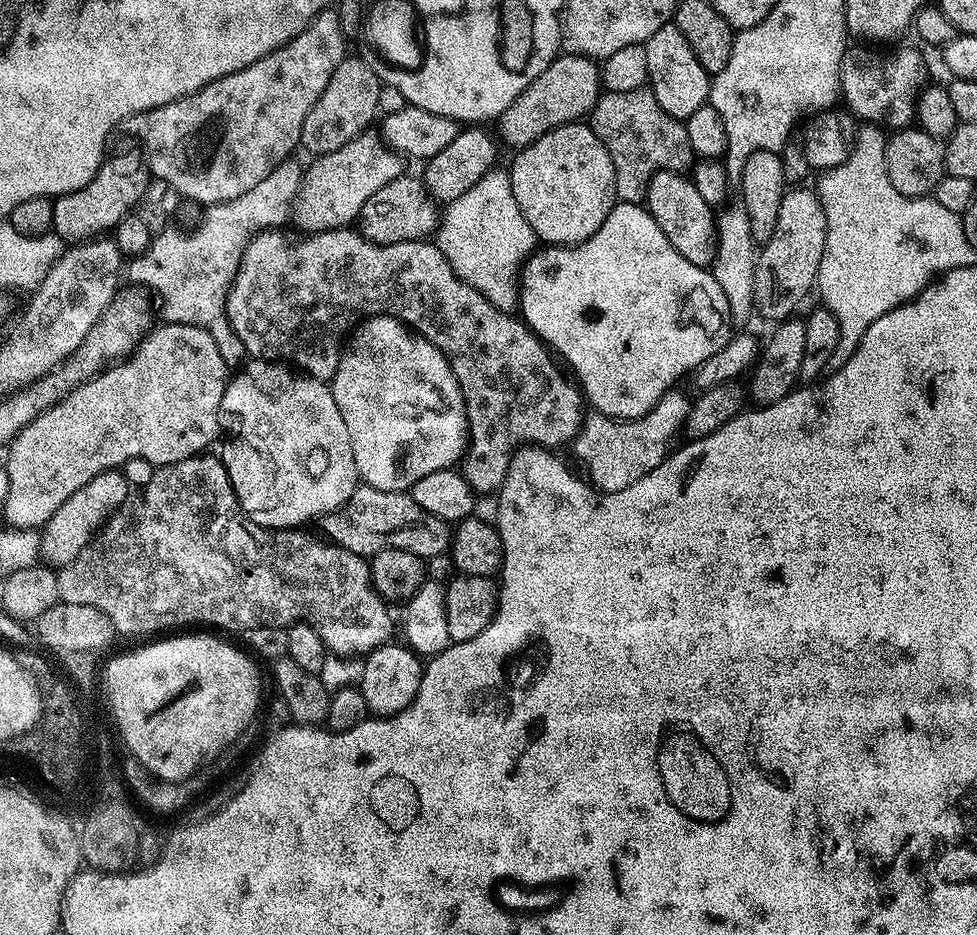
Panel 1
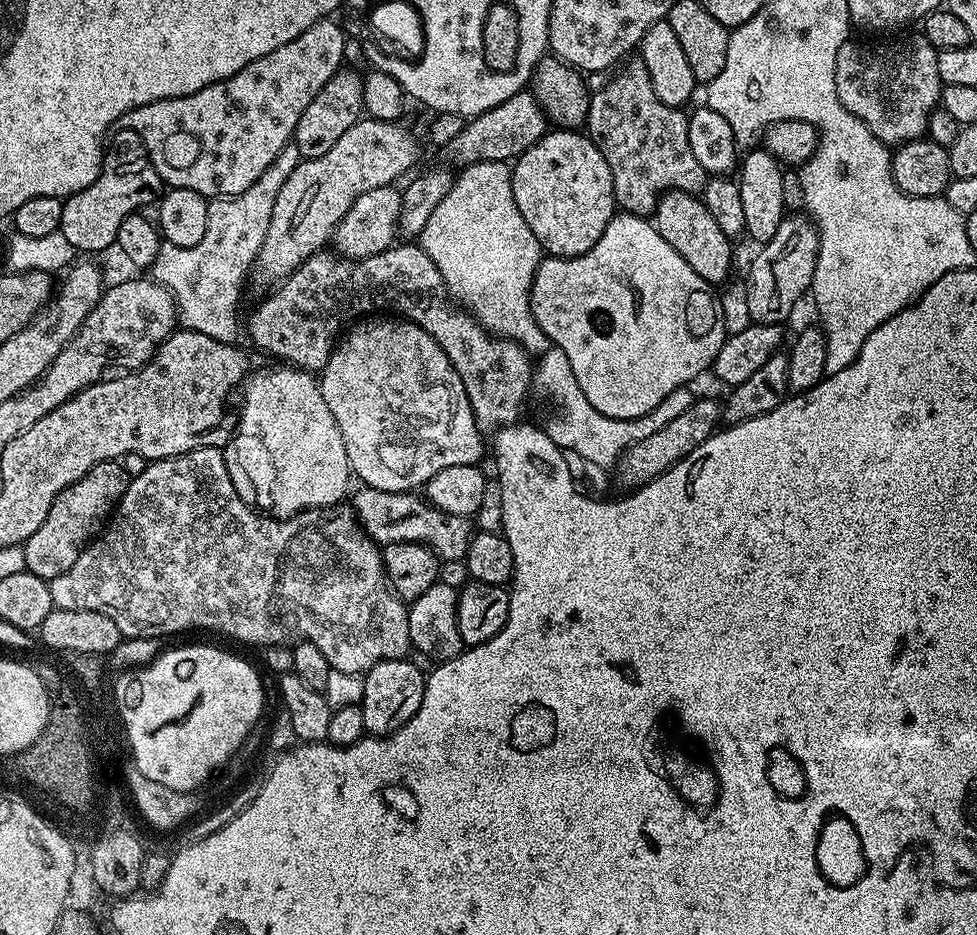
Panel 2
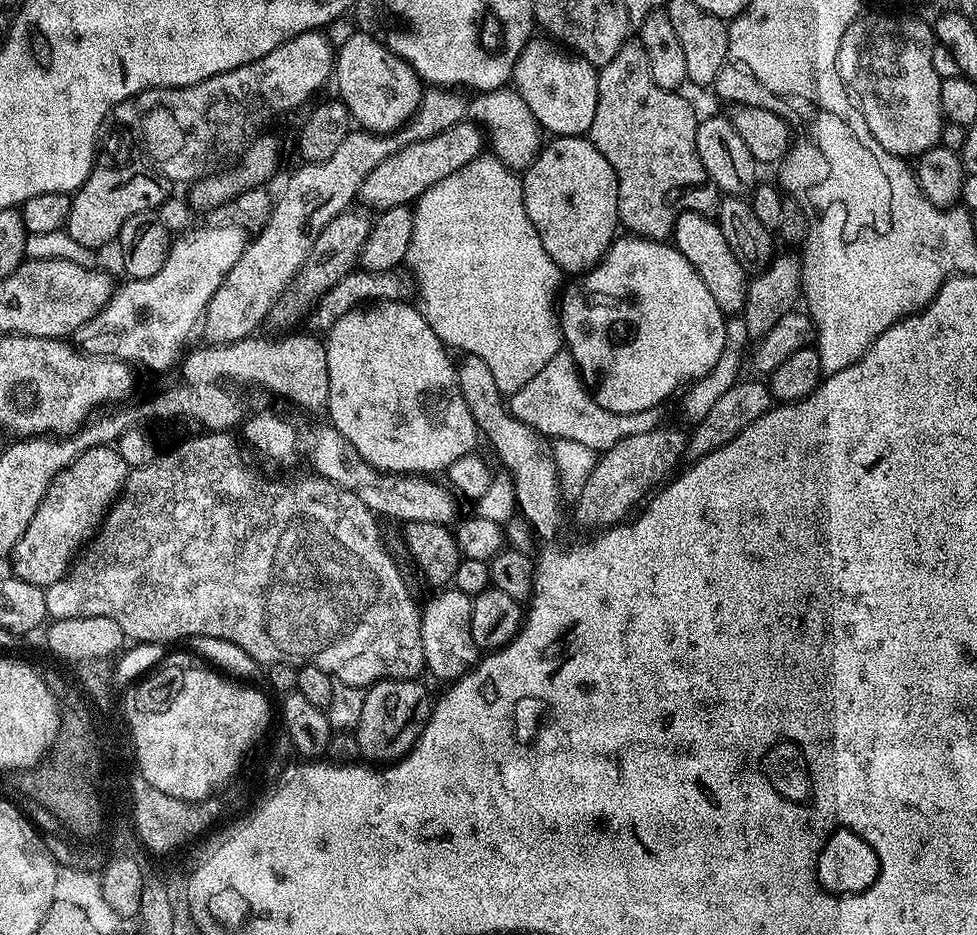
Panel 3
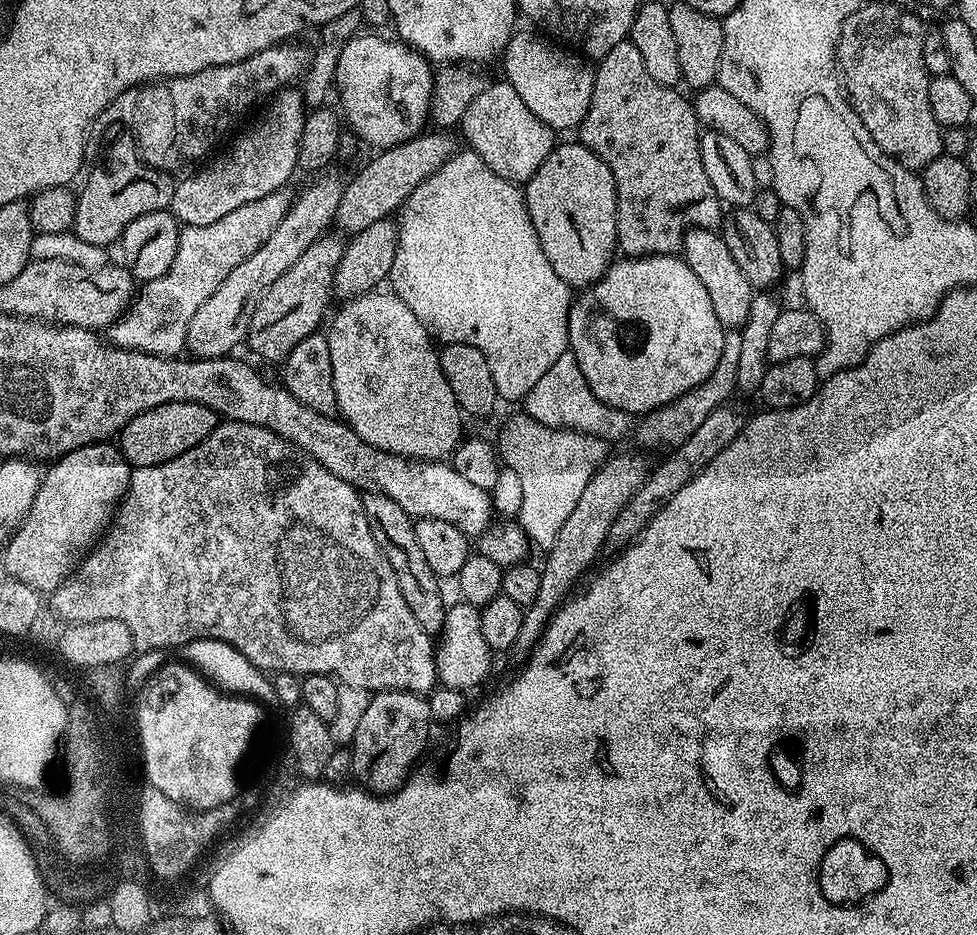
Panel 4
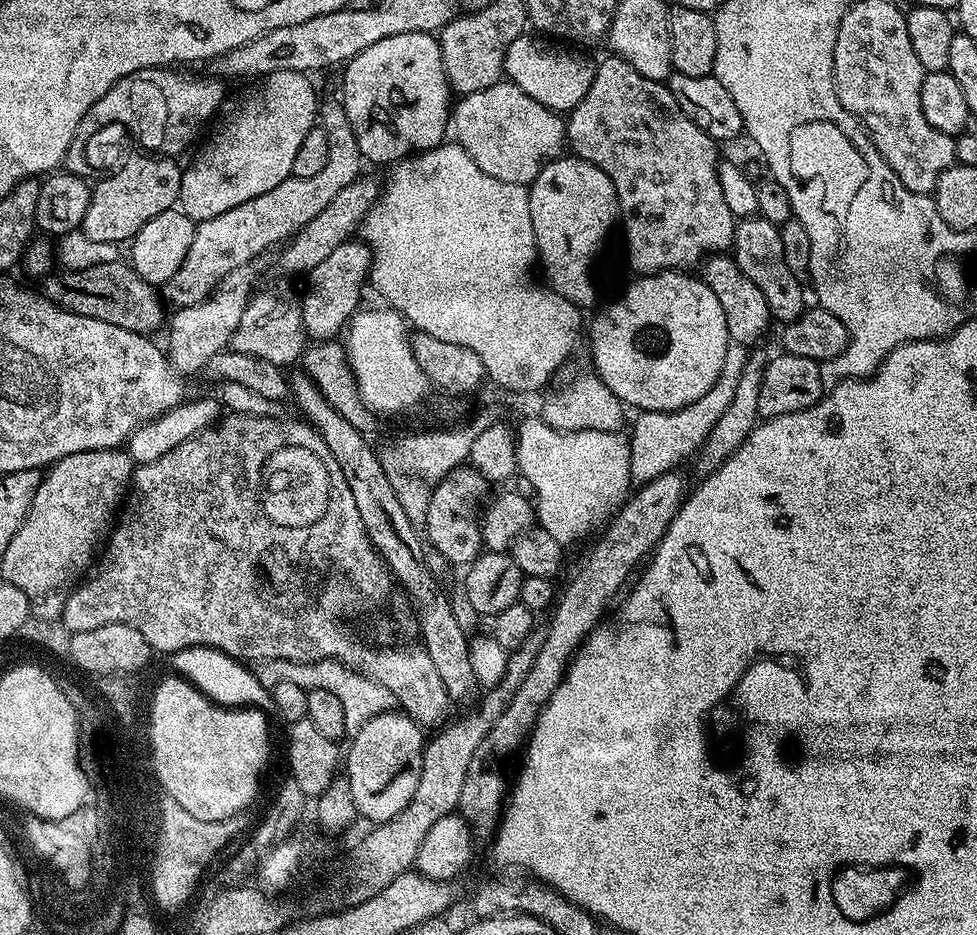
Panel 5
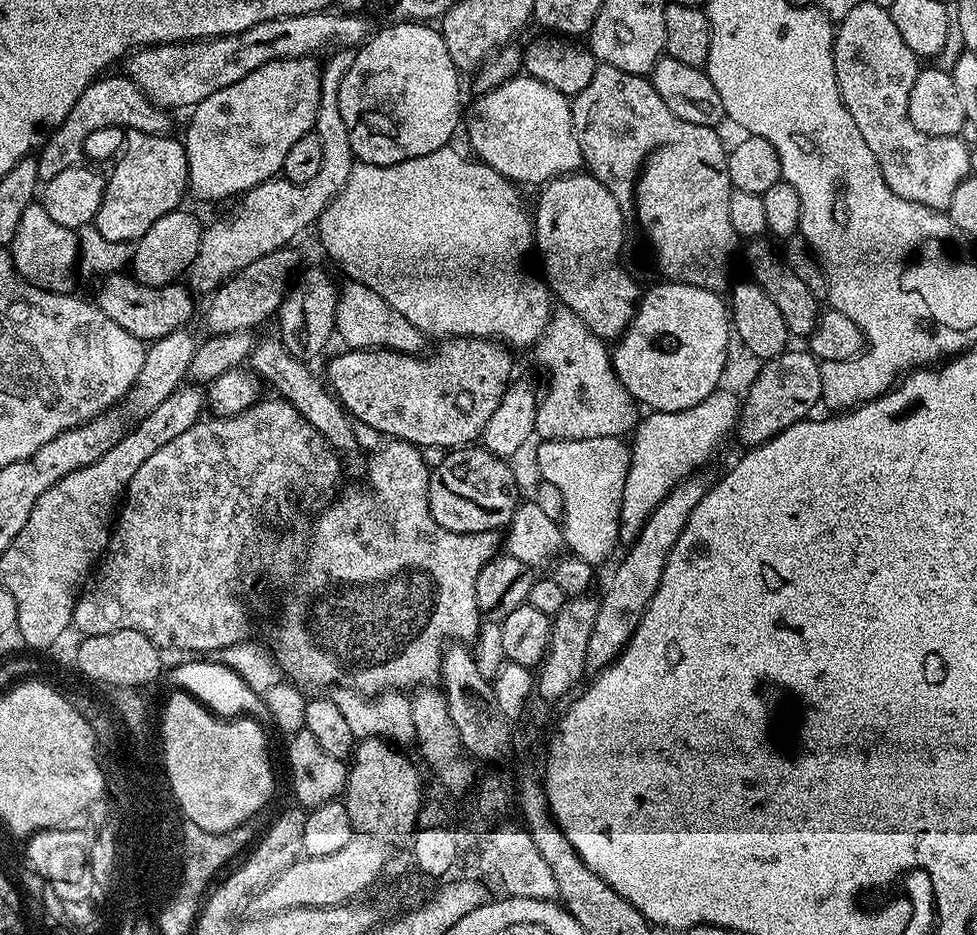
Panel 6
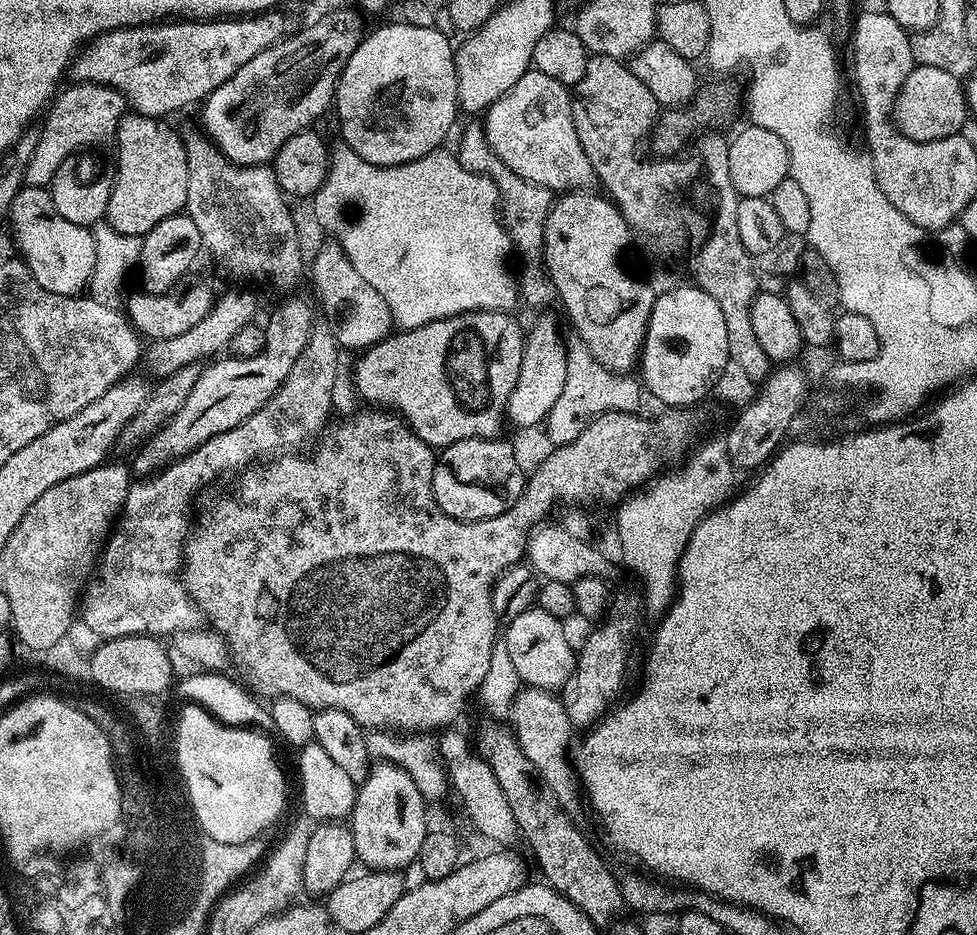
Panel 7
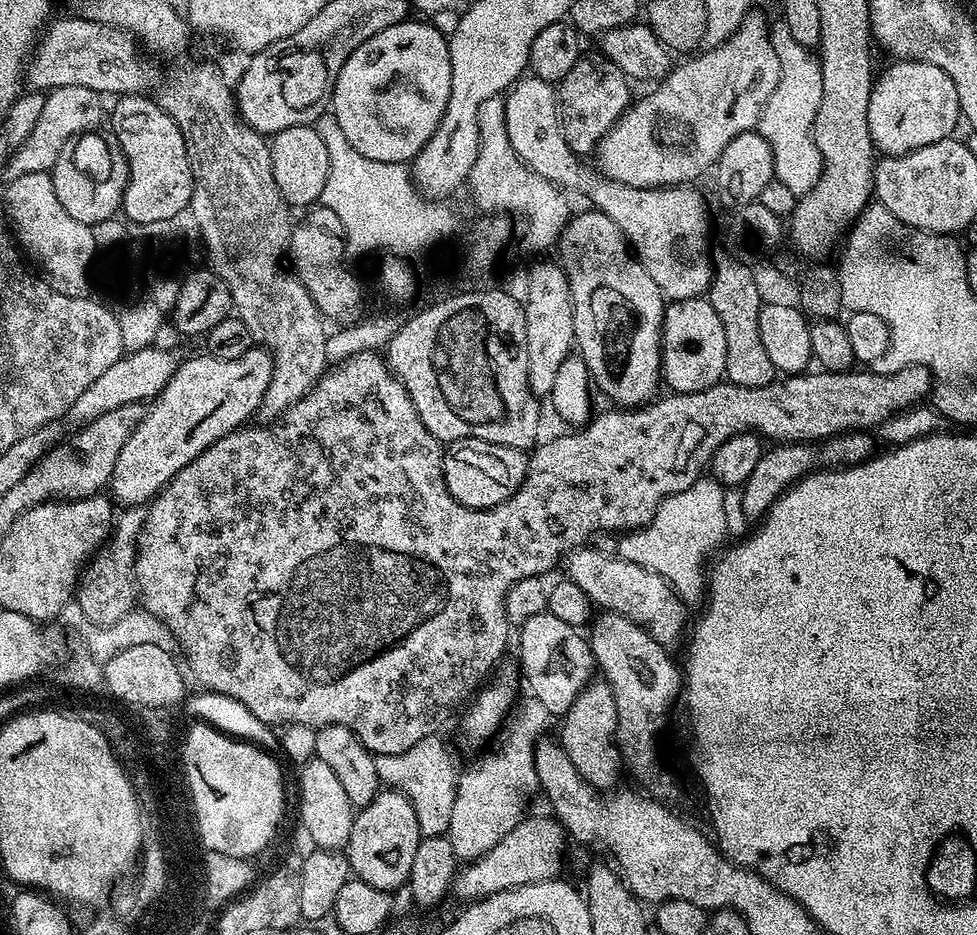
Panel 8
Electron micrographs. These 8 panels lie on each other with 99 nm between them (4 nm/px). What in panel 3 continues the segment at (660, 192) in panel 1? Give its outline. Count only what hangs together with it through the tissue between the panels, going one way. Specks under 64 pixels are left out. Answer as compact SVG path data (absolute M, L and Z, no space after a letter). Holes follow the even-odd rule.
M681 212L673 224L670 240L682 258L694 266L698 278L702 278L706 290L710 290L710 295L722 311L725 314L743 313L750 272L742 266L742 262L738 262L738 258L734 258L734 250L730 250L730 242L726 242L715 219L702 212Z

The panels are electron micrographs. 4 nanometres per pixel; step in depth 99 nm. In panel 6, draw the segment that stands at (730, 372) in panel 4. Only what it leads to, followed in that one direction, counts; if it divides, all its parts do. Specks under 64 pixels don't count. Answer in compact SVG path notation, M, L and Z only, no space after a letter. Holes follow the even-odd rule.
M721 386L711 392L698 406L677 412L649 411L630 436L631 460L622 489L619 539L635 540L648 515L670 494L676 484L693 475L708 460L728 431L737 427L742 400Z

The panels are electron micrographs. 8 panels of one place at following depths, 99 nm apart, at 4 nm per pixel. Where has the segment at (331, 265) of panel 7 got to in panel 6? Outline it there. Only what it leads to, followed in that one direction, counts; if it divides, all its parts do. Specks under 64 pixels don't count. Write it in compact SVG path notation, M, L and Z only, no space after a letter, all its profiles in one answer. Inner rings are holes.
M353 282L345 288L339 289L336 297L336 331L337 337L341 336L345 340L347 347L352 350L391 350L394 352L406 352L416 354L426 341L425 333L418 330L386 298L374 294L370 286Z

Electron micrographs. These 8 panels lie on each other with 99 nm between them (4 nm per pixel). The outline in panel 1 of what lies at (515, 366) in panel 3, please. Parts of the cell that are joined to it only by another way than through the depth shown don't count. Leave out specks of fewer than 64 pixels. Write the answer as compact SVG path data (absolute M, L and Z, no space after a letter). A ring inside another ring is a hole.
M500 171L488 172L462 198L447 205L434 240L466 283L503 312L512 312L518 304L518 269L537 251L538 241L530 222L518 210L511 171Z

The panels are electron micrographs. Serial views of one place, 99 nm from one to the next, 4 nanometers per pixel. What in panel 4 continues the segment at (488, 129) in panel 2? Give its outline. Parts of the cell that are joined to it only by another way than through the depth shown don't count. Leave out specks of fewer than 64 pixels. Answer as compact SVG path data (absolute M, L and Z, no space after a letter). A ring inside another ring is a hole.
M428 130L415 136L413 140L377 151L376 157L349 184L347 181L343 185L344 193L338 202L335 227L340 227L341 233L355 234L366 230L366 226L371 226L373 222L389 219L393 213L403 208L404 203L408 201L408 195L427 176L434 174L434 170L441 168L456 155L458 145L452 135L448 130Z

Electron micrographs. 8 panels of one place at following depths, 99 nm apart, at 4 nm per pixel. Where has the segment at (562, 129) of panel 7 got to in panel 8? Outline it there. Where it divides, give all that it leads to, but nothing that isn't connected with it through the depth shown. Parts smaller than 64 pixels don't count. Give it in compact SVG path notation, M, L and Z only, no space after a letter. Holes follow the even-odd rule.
M535 74L525 75L516 81L507 93L504 101L506 106L506 134L510 134L510 146L518 154L518 158L528 167L533 177L541 176L548 180L549 185L559 186L561 189L577 188L588 195L588 200L593 209L618 226L622 234L628 239L628 247L632 249L636 260L654 278L654 286L669 301L695 300L703 297L711 289L714 260L708 257L708 231L712 224L708 221L708 204L704 196L696 186L665 186L662 188L639 188L638 186L626 186L616 180L609 180L603 174L595 171L588 172L588 168L582 162L581 157L570 150L566 138L560 129L560 105L558 92L549 81L539 80Z

